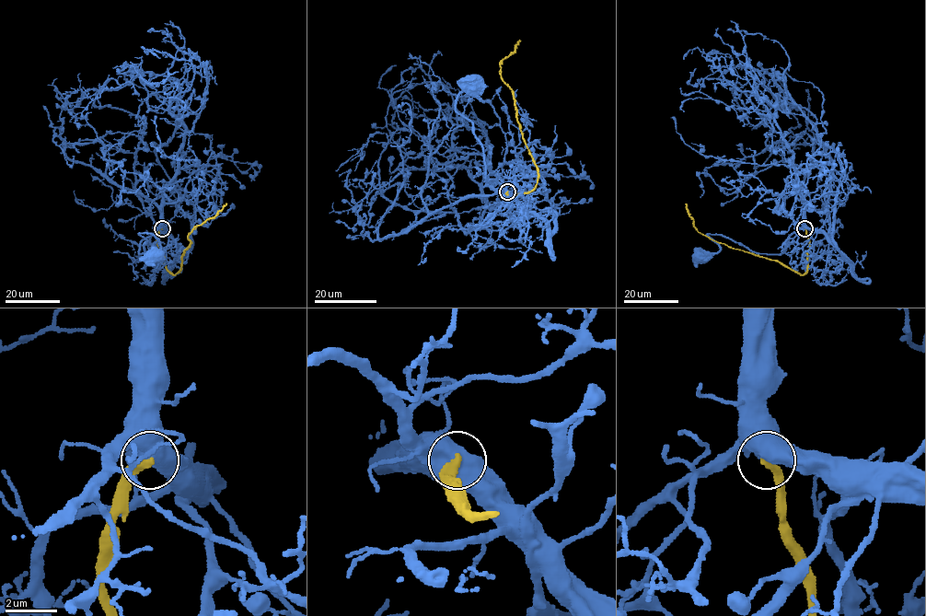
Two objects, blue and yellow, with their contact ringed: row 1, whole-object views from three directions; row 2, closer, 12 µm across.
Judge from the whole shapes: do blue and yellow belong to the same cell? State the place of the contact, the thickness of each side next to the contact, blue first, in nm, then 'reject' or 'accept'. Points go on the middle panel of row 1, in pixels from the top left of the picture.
at (507, 191); 800 nm thick on the blue side, 300 nm on the other; reject

